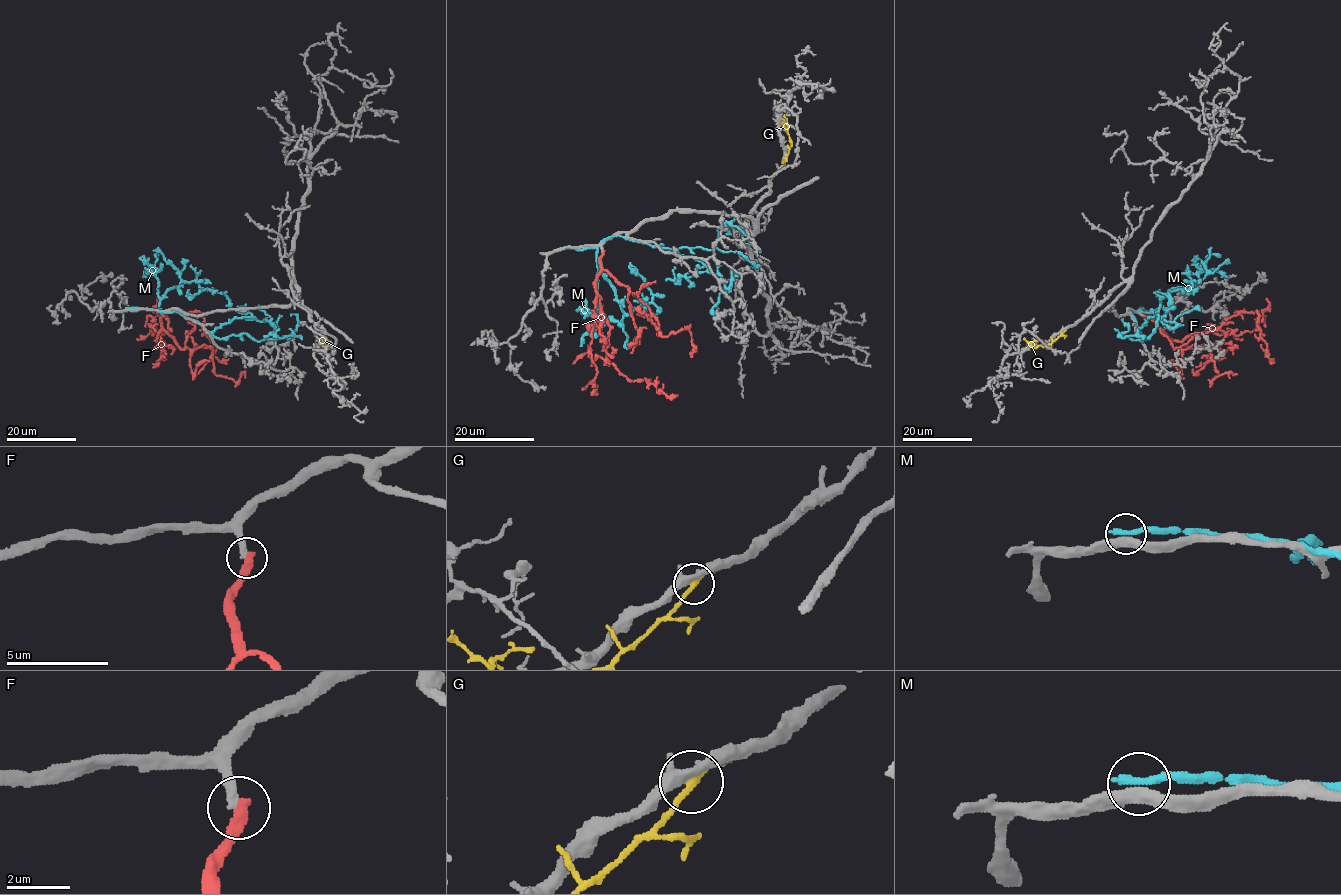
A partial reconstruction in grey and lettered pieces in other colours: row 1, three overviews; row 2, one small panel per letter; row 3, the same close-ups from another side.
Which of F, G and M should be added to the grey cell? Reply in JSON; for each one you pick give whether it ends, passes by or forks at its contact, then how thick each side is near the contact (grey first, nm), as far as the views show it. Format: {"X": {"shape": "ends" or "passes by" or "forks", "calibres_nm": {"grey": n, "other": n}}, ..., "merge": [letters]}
{"merge": []}

